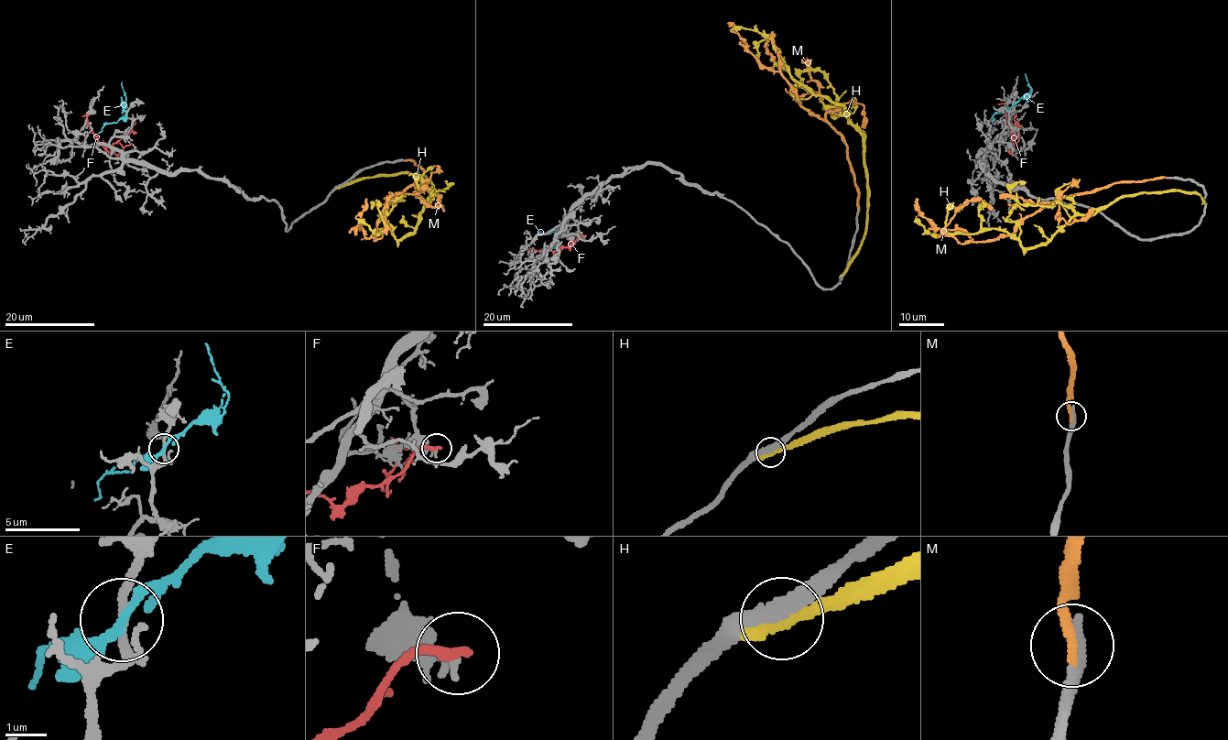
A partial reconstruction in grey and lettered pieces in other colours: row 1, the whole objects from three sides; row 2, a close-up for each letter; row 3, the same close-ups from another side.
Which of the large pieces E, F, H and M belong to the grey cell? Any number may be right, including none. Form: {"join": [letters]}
{"join": ["M"]}

